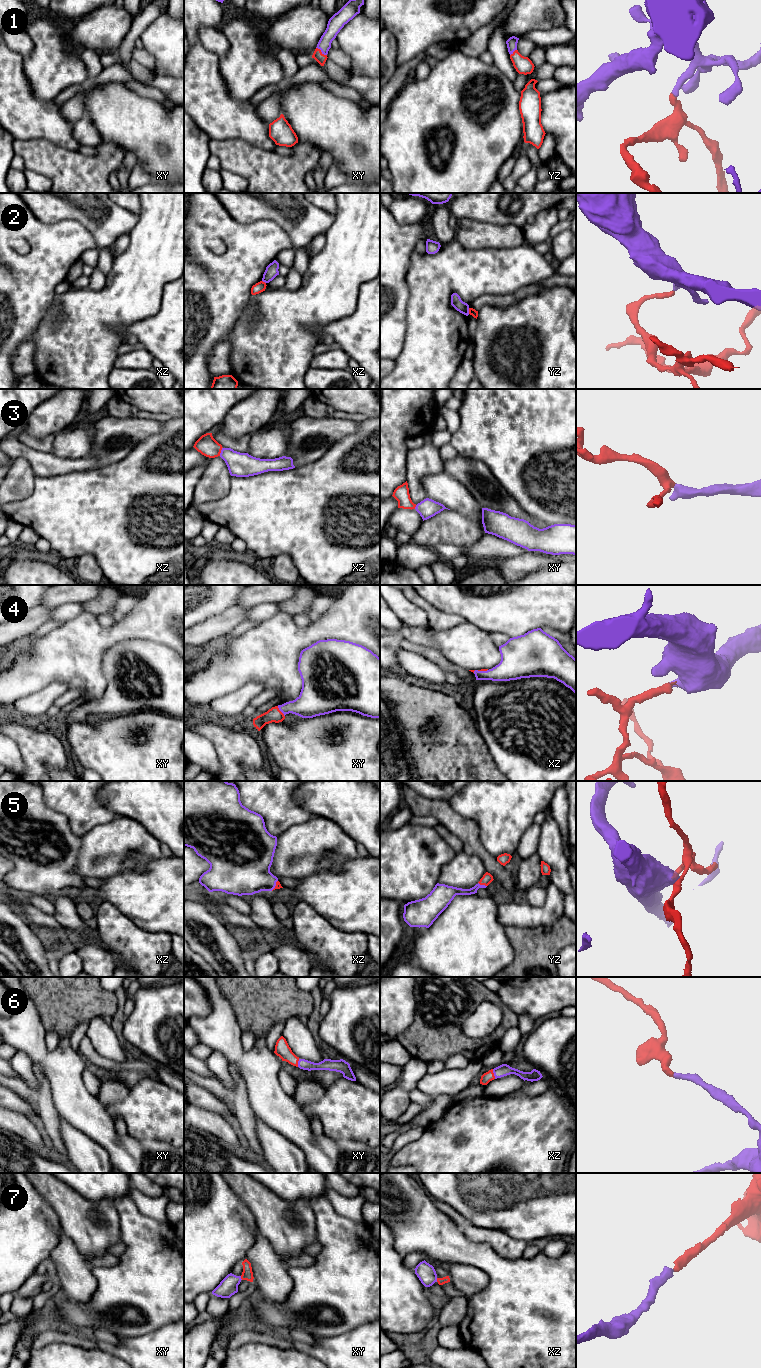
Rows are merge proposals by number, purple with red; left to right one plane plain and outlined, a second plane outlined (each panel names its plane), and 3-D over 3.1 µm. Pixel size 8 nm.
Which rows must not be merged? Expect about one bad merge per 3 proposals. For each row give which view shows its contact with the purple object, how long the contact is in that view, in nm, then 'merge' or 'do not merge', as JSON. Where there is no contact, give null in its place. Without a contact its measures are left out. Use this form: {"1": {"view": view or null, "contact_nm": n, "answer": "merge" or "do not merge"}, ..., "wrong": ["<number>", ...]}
{"1": {"view": "xy", "contact_nm": 110, "answer": "merge"}, "2": {"view": "yz", "contact_nm": 50, "answer": "do not merge"}, "3": {"view": "xz", "contact_nm": 80, "answer": "merge"}, "4": {"view": "xy", "contact_nm": 110, "answer": "merge"}, "5": {"view": "yz", "contact_nm": 80, "answer": "merge"}, "6": {"view": "xz", "contact_nm": 80, "answer": "merge"}, "7": {"view": "xy", "contact_nm": 40, "answer": "merge"}, "wrong": ["2"]}

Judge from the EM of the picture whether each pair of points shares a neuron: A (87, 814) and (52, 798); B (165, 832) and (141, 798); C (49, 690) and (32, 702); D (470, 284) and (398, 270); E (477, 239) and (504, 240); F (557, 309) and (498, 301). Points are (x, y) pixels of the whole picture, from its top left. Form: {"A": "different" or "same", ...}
{"A": "same", "B": "same", "C": "same", "D": "different", "E": "same", "F": "different"}

